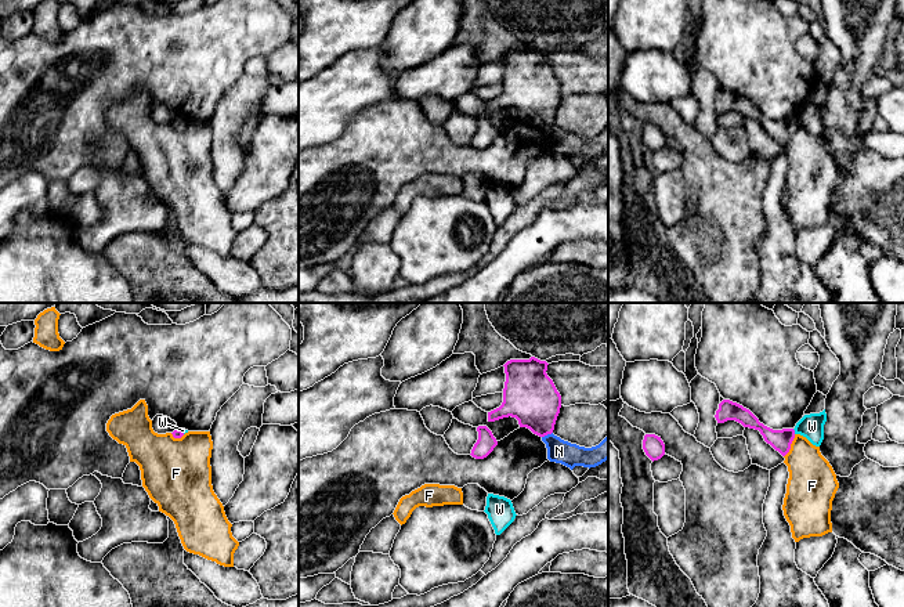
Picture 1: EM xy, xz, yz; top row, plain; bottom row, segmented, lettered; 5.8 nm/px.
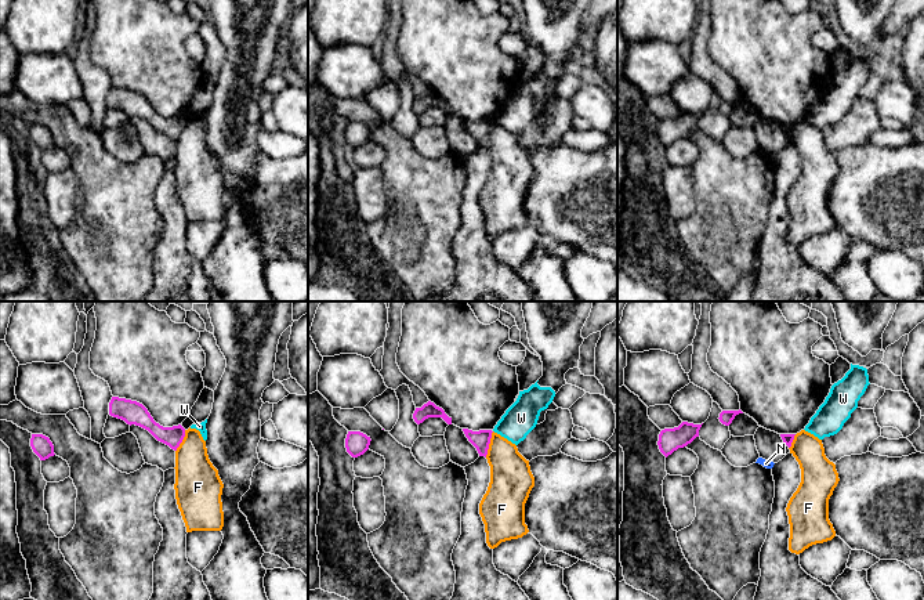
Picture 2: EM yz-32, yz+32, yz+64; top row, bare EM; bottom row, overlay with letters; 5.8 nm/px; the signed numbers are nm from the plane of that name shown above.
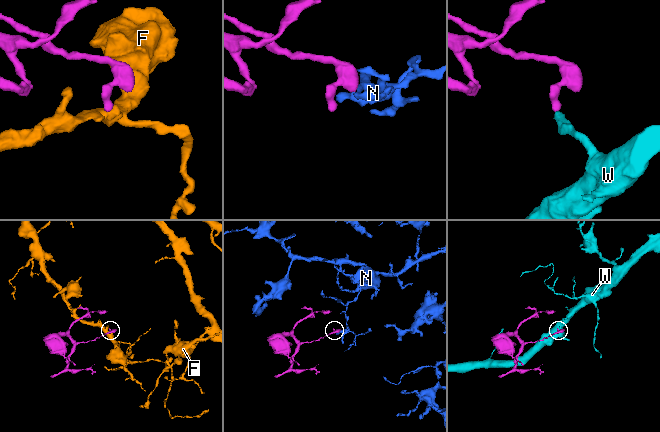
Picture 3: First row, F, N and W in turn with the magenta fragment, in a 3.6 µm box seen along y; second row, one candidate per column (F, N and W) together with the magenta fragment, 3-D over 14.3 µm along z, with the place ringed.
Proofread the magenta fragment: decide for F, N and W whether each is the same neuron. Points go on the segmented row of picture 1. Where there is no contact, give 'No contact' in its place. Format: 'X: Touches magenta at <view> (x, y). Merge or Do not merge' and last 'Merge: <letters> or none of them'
F: Touches magenta at yz (789, 445). Do not merge
N: Touches magenta at xz (546, 434). Do not merge
W: Touches magenta at yz (794, 432). Do not merge
Merge: none of them

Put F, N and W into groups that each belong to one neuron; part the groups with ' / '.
F / N / W

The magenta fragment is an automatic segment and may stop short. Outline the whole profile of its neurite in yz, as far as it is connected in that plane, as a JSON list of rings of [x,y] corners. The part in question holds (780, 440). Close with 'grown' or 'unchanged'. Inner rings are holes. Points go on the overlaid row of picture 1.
[[[723,400],[719,404],[719,409],[716,411],[715,418],[717,423],[735,420],[744,427],[759,430],[764,441],[770,444],[775,451],[778,451],[782,456],[789,452],[791,444],[795,438],[793,429],[773,430],[760,423],[749,409],[730,400]]]; unchanged

